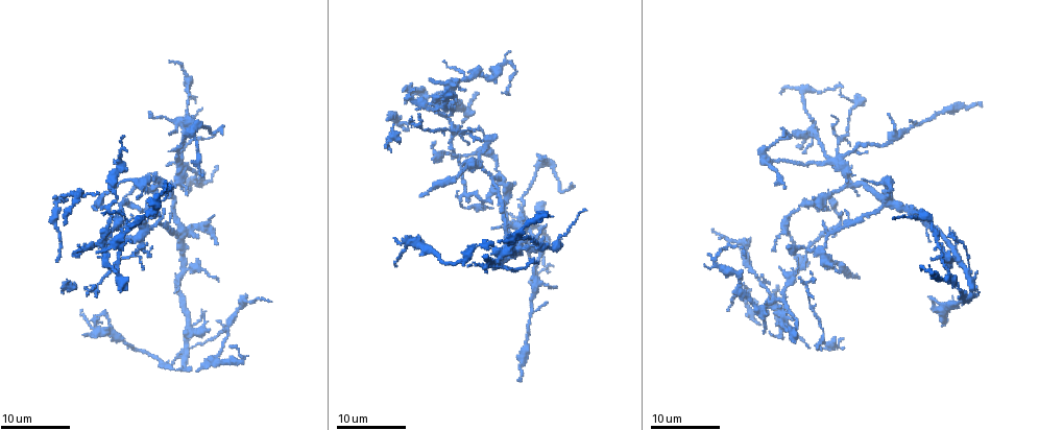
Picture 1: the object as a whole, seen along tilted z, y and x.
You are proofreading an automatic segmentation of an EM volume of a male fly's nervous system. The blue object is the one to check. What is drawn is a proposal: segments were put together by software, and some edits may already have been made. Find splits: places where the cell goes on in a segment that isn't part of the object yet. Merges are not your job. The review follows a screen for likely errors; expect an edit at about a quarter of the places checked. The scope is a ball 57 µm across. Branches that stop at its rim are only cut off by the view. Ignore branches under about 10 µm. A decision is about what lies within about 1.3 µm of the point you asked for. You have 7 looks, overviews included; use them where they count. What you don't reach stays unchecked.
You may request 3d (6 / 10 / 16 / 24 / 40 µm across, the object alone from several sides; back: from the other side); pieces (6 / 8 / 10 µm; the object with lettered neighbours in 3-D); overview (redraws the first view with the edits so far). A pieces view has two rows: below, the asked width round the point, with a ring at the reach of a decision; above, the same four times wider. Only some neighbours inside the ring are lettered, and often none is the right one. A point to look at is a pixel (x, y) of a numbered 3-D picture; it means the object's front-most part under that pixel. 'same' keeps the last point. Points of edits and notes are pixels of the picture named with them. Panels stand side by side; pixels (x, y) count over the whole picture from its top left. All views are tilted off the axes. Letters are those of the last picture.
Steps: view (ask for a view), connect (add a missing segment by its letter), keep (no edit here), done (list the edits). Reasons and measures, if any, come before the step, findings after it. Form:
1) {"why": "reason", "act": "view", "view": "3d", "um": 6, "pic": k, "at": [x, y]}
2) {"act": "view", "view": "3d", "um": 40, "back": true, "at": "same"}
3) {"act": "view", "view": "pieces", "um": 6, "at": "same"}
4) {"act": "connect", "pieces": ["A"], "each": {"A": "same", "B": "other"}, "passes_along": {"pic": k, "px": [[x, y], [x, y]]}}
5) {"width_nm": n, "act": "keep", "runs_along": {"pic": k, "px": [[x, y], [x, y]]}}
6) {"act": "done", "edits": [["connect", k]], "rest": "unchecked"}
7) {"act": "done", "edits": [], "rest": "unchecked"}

{"why": "long arm stops here", "act": "view", "view": "3d", "um": 24, "pic": 1, "at": [783, 135]}

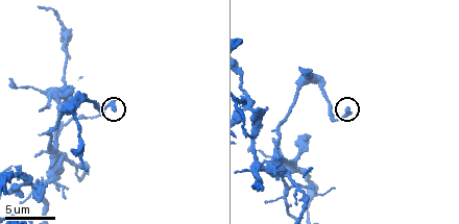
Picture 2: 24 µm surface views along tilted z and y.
{"act": "view", "view": "3d", "um": 6, "pic": 2, "at": [349, 107]}

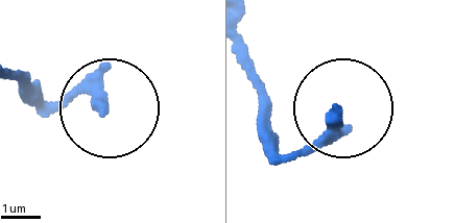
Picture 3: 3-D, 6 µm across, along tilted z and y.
{"act": "view", "view": "pieces", "um": 6, "pic": 3, "at": [334, 112]}

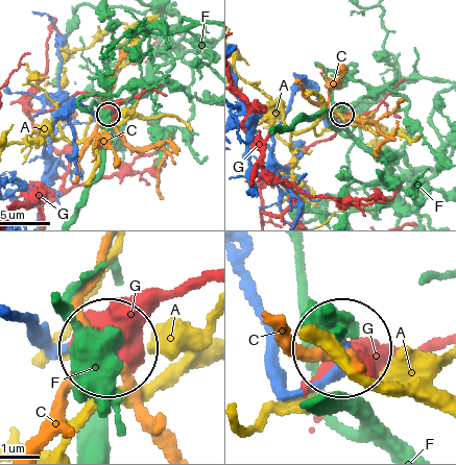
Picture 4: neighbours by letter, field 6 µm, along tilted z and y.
{"act": "keep", "each": {"A": "other", "C": "other", "F": "other", "G": "other"}, "found": "no lettered segment goes on from it"}

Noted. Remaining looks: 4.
{"why": "tapers out", "act": "view", "view": "pieces", "um": 8, "pic": 2, "at": [308, 70]}

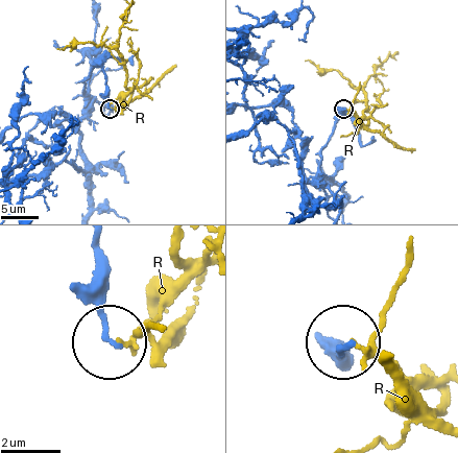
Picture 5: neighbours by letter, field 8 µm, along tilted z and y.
{"act": "keep", "each": {"R": "other"}, "runs_along": {"pic": 5, "px": [[92, 246], [94, 299], [110, 338]]}, "found": "none of them fits"}

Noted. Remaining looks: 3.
{"why": "an open end", "act": "view", "view": "3d", "um": 24, "pic": 1, "at": [886, 195]}

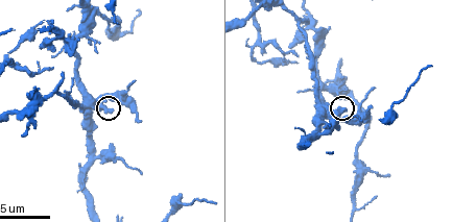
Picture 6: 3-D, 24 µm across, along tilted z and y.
{"act": "view", "view": "pieces", "um": 8, "pic": 6, "at": [109, 111]}

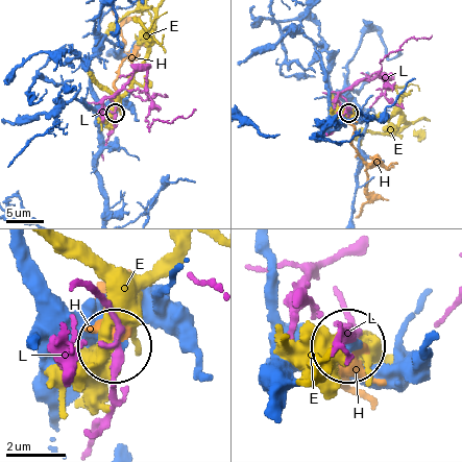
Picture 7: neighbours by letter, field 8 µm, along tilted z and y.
{"width_nm": 380, "act": "keep", "each": {"E": "other", "H": "other", "L": "other"}, "found": "no lettered segment goes on from it"}

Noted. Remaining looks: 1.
{"act": "done", "edits": [], "rest": "unchecked"}

